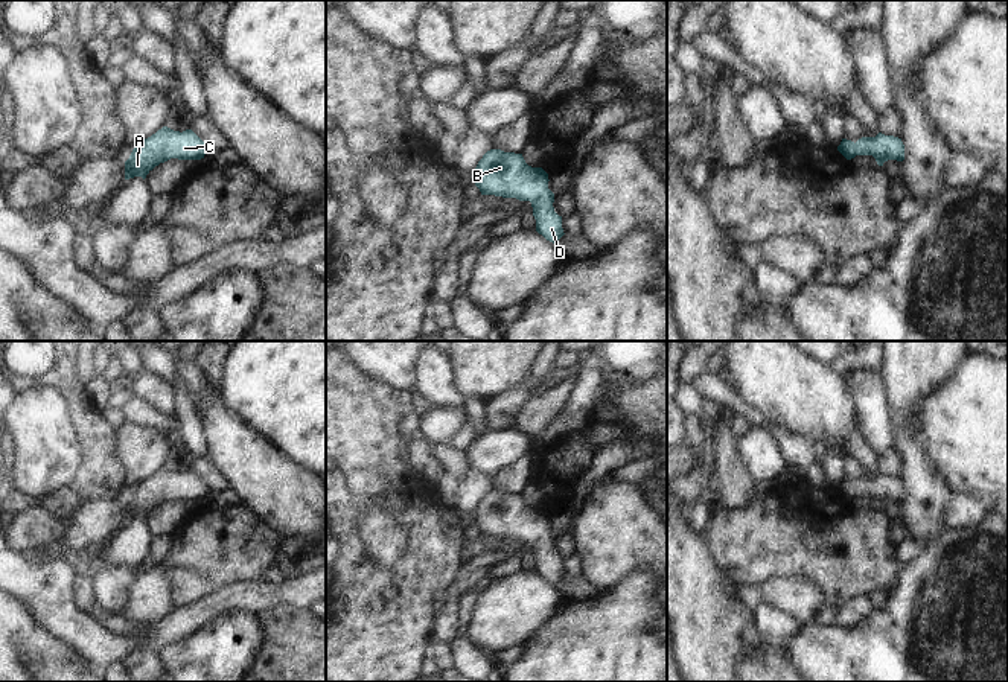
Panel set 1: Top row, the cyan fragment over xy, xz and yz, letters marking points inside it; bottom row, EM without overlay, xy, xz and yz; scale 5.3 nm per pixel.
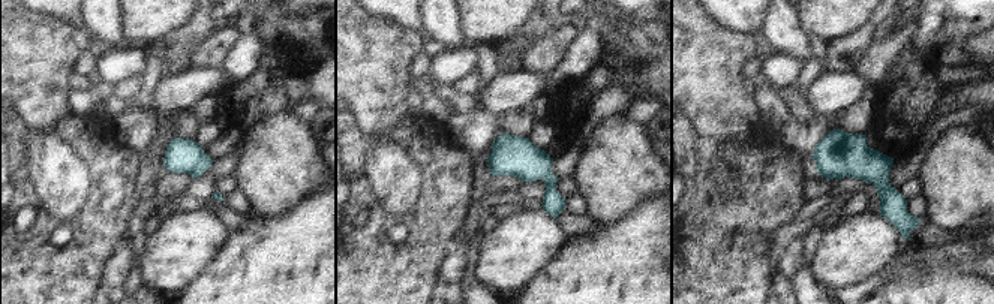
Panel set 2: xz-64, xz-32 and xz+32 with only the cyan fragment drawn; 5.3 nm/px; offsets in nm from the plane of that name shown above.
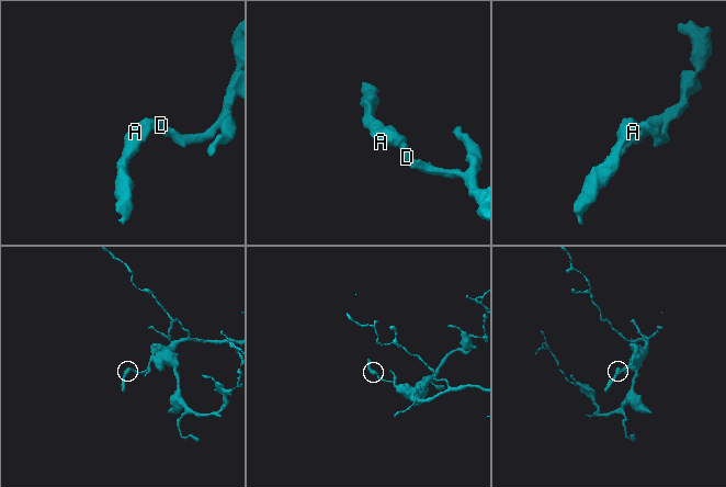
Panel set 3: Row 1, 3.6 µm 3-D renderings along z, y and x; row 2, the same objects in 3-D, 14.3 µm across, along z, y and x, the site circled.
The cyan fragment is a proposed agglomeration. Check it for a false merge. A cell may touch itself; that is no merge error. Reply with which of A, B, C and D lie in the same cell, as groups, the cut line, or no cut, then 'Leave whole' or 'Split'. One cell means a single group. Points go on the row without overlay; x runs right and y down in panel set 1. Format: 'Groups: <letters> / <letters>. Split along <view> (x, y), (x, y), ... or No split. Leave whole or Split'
Groups: A B C D. No split. Leave whole

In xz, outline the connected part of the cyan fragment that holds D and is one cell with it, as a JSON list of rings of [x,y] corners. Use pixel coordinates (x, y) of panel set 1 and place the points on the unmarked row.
[[[487,492],[474,510],[475,527],[481,536],[530,542],[536,560],[536,572],[556,585],[565,574],[562,557],[554,553],[554,534],[548,530],[548,515],[531,508],[522,495]]]

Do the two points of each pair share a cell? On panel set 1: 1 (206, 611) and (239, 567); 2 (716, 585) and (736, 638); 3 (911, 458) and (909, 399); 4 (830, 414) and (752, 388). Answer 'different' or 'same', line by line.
1: different
2: same
3: same
4: same

